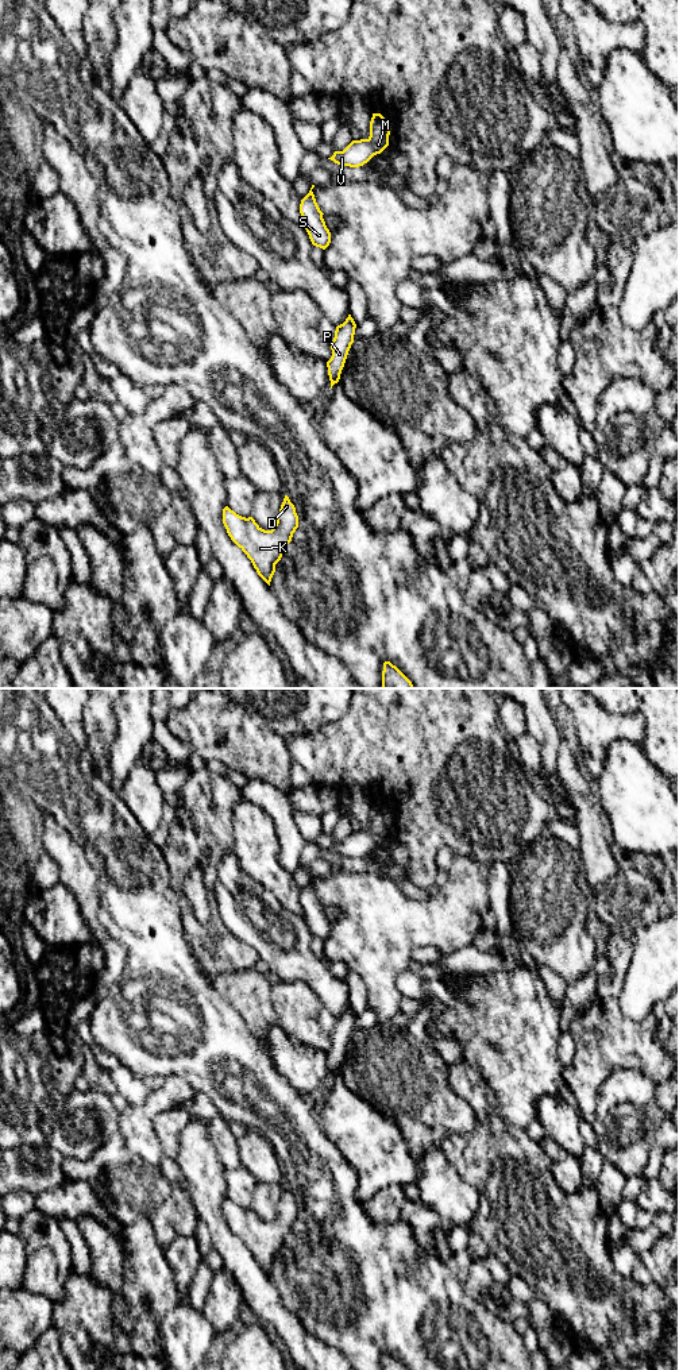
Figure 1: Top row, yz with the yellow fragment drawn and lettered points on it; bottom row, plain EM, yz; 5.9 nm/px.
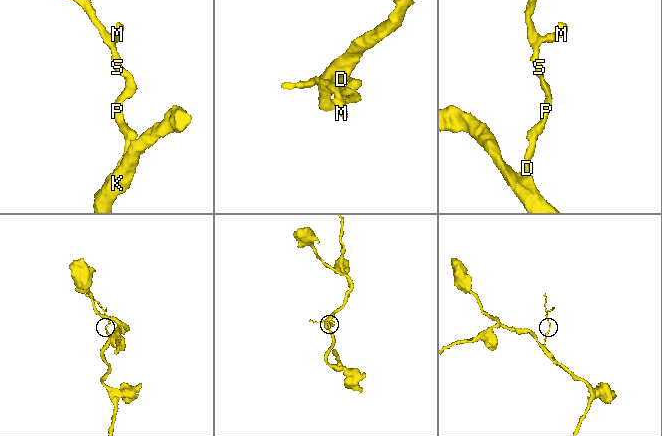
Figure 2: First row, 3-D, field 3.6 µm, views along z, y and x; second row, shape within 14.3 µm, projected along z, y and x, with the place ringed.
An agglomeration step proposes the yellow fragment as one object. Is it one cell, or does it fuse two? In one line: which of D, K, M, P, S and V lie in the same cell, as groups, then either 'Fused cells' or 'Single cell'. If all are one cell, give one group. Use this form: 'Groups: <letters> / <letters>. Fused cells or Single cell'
Groups: D K M P S V. Single cell

